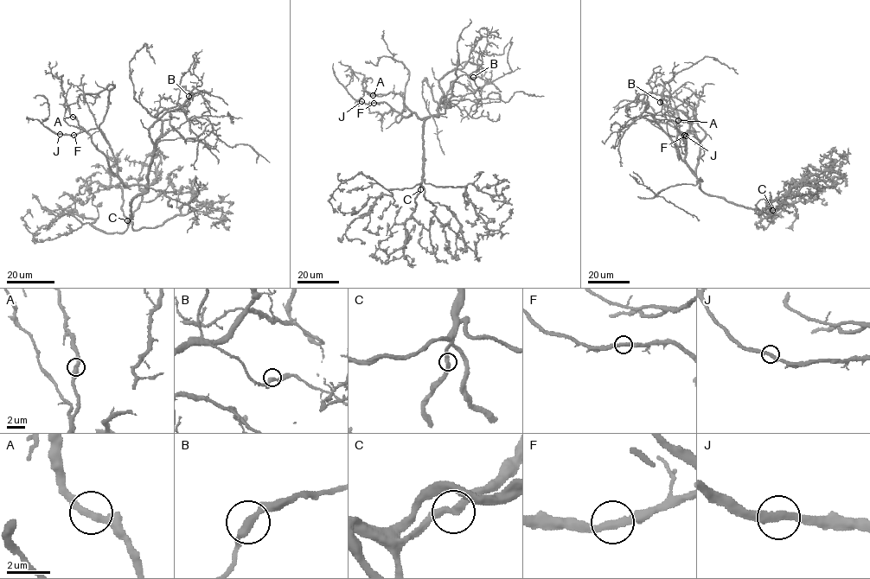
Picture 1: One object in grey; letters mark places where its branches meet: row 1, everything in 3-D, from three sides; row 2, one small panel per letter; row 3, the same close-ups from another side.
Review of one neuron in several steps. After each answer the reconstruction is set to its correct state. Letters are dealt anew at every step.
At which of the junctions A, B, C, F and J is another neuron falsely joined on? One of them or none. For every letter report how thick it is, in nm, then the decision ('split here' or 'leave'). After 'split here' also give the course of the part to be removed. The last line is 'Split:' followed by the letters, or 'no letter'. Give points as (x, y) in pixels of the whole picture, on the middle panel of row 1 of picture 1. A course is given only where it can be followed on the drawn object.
A: calibre 300 nm; leave
B: calibre 320 nm; leave
C: calibre 320 nm; leave
F: calibre 320 nm; leave
J: calibre 320 nm; leave
Split: no letter

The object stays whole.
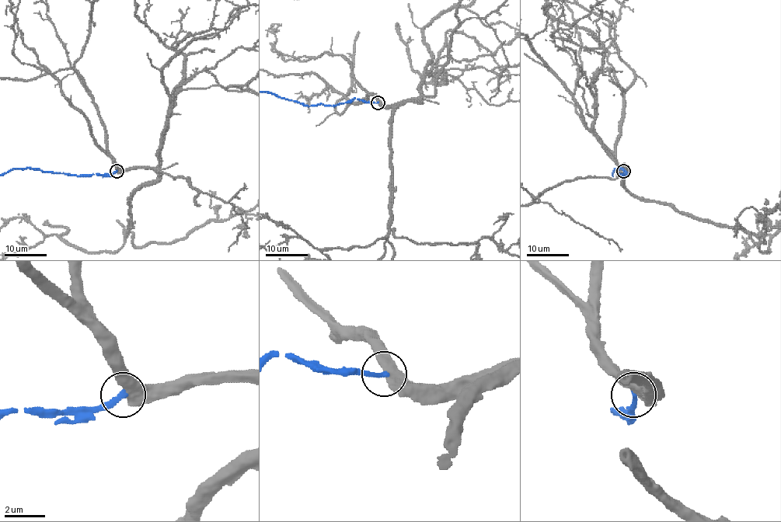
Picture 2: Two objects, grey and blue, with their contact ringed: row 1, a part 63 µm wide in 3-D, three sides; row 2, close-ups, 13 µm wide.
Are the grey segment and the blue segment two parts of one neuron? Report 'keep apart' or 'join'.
keep apart

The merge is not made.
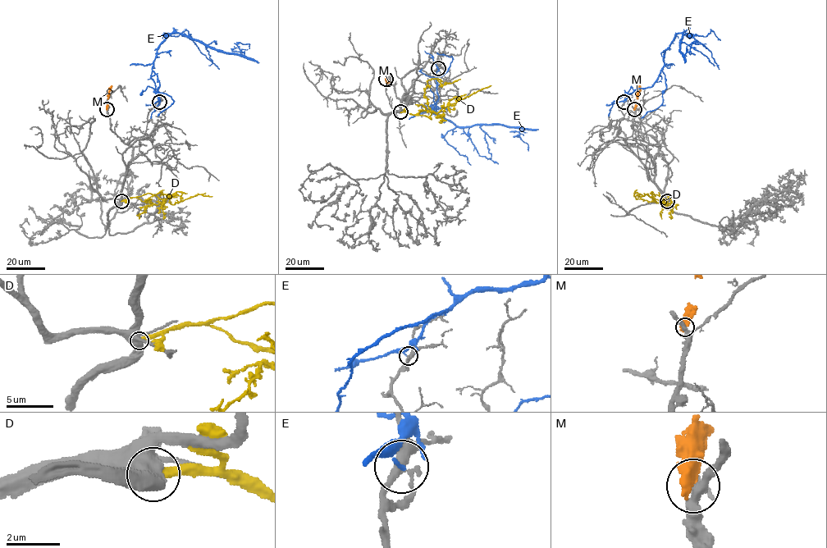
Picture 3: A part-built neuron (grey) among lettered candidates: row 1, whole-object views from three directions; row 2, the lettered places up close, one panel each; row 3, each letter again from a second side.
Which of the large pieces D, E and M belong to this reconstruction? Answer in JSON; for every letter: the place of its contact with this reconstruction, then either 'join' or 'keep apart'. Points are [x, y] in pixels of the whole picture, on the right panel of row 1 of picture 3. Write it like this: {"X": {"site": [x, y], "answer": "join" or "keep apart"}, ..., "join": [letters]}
{"D": {"site": [667, 201], "answer": "keep apart"}, "E": {"site": [623, 102], "answer": "keep apart"}, "M": {"site": [634, 109], "answer": "keep apart"}, "join": []}

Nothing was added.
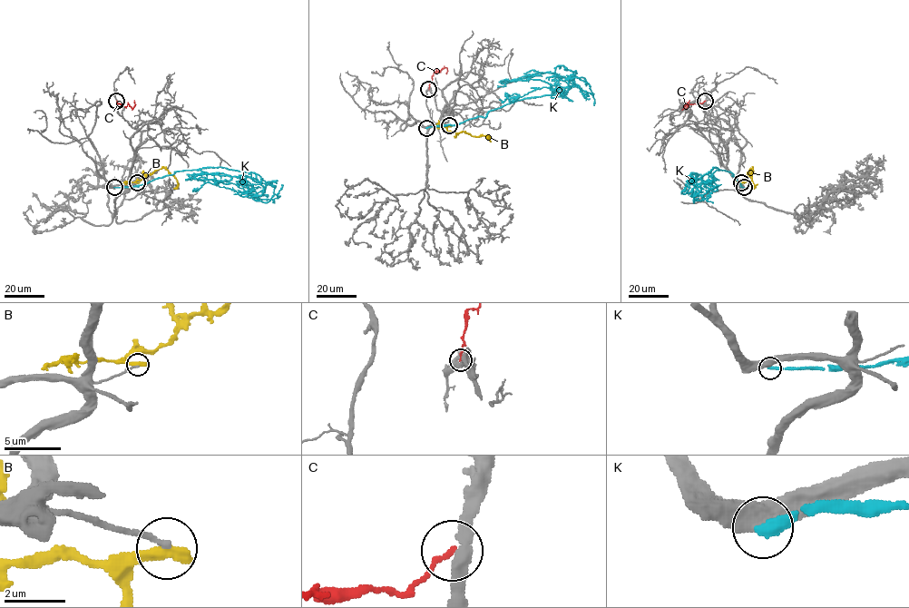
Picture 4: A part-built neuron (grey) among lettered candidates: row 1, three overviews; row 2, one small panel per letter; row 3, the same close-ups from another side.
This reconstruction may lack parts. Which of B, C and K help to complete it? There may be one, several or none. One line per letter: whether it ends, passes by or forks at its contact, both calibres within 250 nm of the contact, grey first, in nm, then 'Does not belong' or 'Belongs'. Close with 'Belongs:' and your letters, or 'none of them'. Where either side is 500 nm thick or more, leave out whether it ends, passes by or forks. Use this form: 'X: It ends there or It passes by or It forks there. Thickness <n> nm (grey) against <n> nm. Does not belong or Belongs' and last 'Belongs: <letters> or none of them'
B: It ends there. Thickness 180 nm (grey) against 480 nm. Does not belong
C: It ends there. Thickness 320 nm (grey) against 160 nm. Belongs
K: Thickness 500 nm (grey) against 360 nm. Does not belong
Belongs: C

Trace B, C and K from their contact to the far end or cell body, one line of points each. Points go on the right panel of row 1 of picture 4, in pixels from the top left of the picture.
B: (741, 182), (747, 181), (752, 168), (754, 187), (751, 188)
C: (705, 100), (689, 106), (687, 103), (684, 108), (689, 100)
K: (744, 187), (731, 172), (714, 167), (697, 179), (689, 176), (697, 175), (695, 187), (701, 192)

